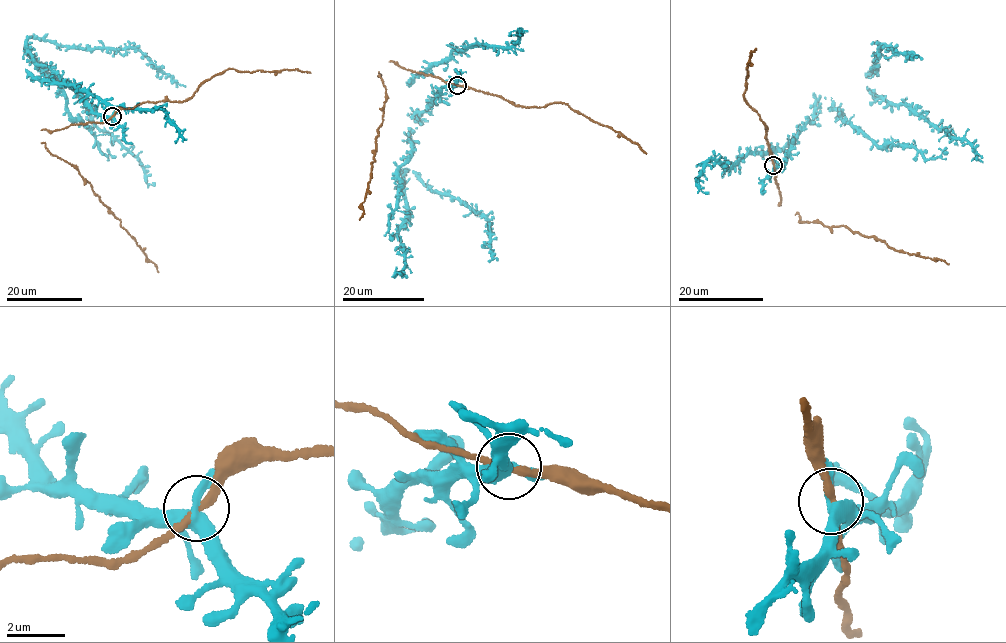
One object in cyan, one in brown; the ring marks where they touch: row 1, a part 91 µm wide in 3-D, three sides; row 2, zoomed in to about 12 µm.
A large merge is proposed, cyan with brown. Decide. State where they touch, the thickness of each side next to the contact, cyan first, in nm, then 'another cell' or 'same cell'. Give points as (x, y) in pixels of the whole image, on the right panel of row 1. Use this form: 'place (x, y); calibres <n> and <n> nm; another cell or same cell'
place (773, 165); calibres 360 and 240 nm; same cell

